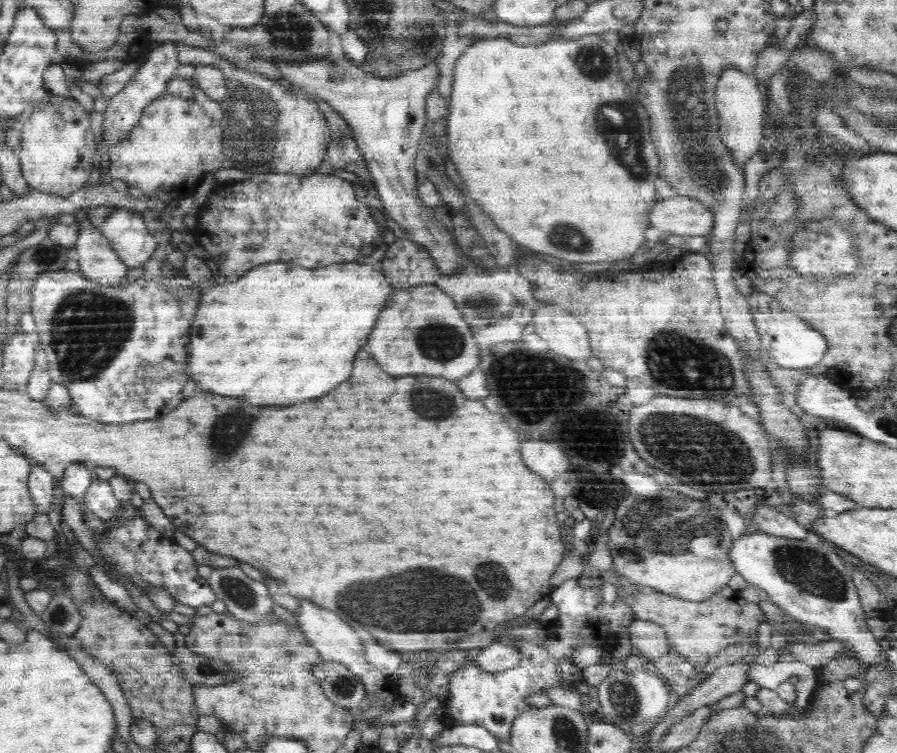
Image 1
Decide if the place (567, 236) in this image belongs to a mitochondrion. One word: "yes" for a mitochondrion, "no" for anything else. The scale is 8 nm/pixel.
yes

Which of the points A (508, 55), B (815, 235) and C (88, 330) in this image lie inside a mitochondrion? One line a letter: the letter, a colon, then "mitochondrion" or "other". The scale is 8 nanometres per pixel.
A: other
B: mitochondrion
C: mitochondrion

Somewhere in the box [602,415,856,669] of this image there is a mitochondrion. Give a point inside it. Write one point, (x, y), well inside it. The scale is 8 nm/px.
(646, 529)

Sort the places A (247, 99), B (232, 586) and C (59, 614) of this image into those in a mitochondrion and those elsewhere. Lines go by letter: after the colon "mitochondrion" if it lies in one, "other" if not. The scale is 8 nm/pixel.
A: mitochondrion
B: mitochondrion
C: mitochondrion

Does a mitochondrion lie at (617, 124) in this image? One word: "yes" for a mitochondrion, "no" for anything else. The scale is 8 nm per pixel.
yes

